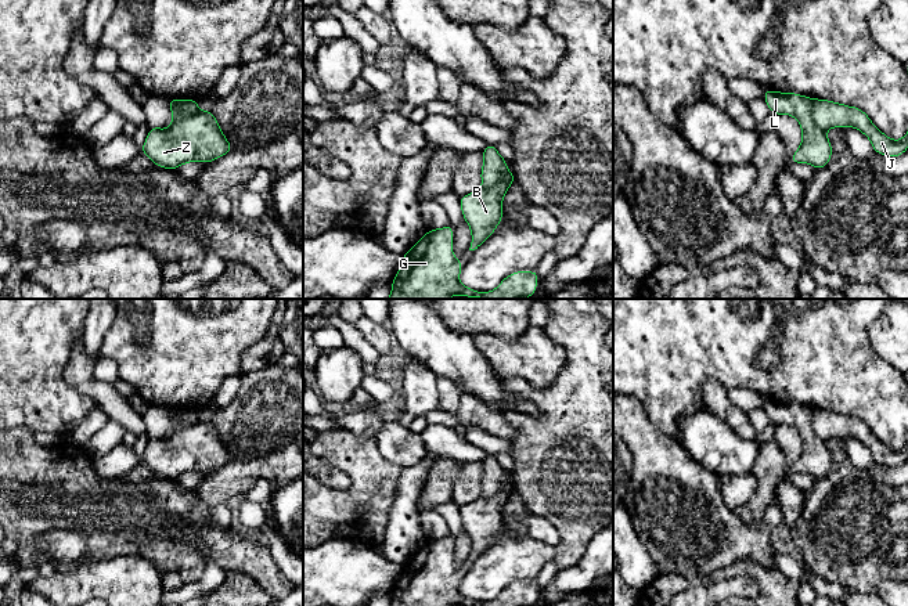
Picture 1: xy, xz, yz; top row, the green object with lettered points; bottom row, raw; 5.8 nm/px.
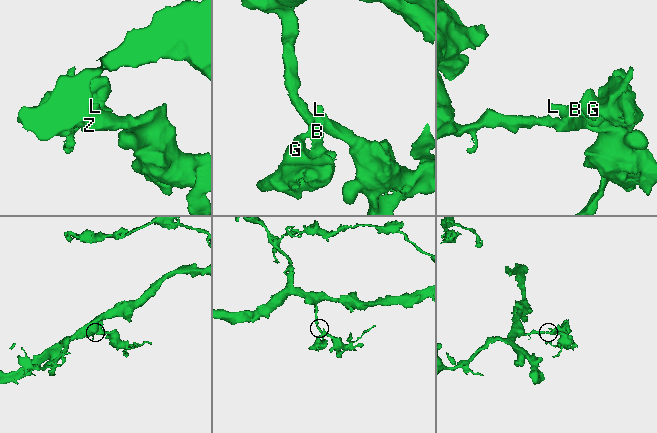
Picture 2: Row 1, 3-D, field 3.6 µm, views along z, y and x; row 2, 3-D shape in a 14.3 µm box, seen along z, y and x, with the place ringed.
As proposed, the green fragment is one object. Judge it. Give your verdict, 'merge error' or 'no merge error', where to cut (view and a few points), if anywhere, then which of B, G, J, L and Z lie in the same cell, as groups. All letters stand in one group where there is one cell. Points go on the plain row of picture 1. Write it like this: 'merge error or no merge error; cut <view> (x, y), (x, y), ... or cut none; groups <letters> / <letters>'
merge error; cut yz (810, 410), (810, 426), (825, 442); groups B G J / L Z

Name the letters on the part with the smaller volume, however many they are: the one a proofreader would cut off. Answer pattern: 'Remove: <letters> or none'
Remove: B, G, J

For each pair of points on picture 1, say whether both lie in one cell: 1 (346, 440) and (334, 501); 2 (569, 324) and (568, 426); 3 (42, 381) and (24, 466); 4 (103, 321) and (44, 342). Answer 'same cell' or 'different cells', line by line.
1: same cell
2: same cell
3: different cells
4: different cells

